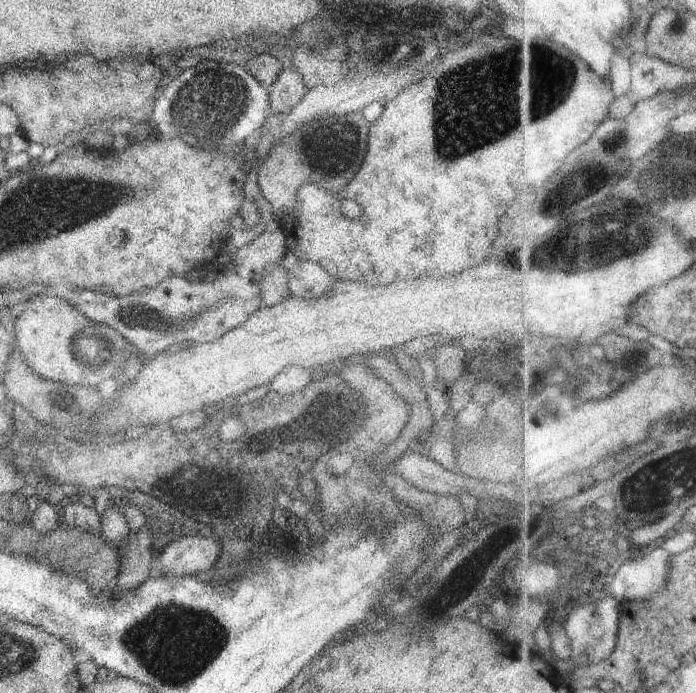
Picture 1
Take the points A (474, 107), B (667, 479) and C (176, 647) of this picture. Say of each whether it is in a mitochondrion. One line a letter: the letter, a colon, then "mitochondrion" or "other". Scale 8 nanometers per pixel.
A: mitochondrion
B: mitochondrion
C: mitochondrion

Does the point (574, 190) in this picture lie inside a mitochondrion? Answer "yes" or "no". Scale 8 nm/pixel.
yes

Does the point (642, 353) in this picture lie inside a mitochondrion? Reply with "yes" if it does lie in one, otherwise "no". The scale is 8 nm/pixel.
yes

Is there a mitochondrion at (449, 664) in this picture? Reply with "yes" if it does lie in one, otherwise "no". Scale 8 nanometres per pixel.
no

